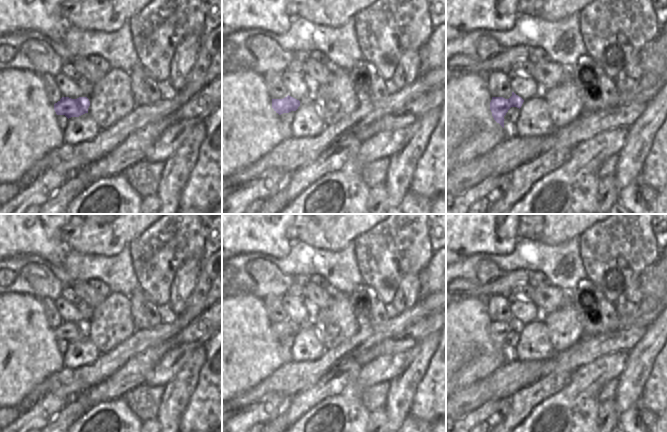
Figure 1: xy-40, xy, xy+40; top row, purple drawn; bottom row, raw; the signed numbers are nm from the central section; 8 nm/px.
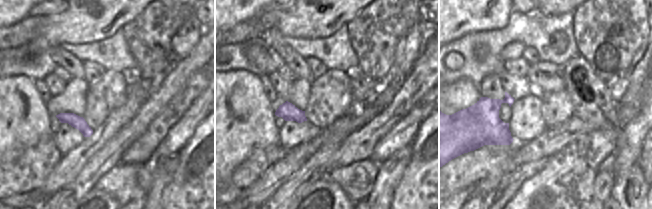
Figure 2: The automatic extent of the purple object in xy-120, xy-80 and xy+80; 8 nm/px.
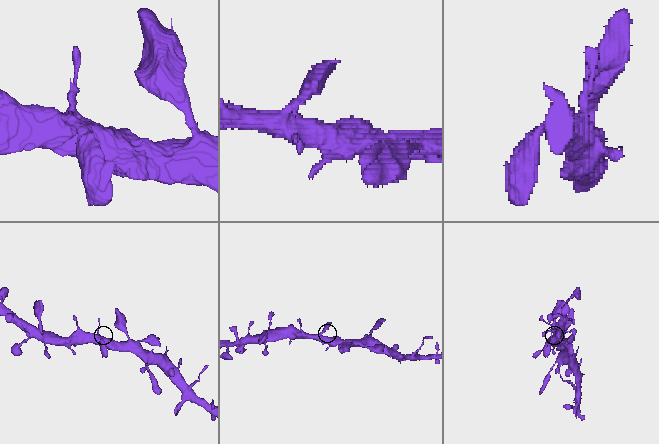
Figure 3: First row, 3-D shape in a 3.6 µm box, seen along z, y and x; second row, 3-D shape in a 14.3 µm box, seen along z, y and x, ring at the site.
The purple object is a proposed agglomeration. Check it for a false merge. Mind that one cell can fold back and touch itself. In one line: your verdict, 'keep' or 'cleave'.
keep

